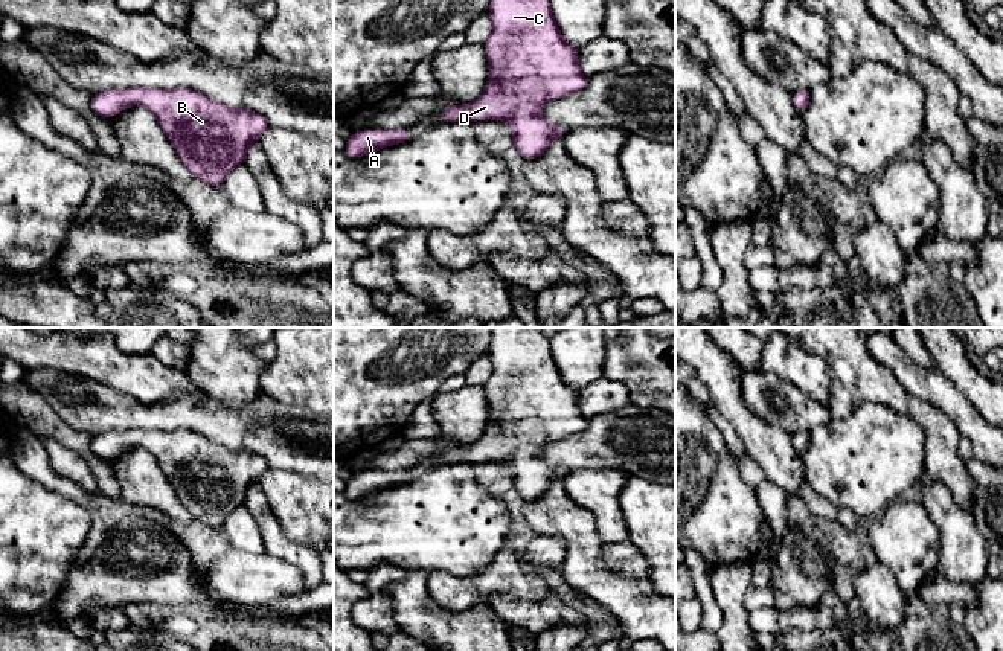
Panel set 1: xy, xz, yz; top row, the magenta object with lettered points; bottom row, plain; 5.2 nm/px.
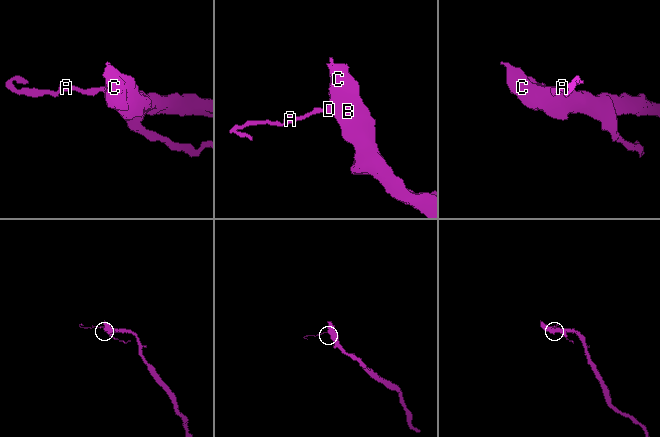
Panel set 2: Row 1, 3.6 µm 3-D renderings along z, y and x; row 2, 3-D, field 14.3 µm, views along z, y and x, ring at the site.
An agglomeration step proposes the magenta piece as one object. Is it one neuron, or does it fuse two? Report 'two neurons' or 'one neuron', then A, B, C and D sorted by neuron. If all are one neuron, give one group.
one neuron; groups A B C D

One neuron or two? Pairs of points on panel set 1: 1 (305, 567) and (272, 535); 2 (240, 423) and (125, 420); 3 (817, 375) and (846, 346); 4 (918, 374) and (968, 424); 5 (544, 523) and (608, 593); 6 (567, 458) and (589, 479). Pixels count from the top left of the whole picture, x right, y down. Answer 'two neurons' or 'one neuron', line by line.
1: one neuron
2: one neuron
3: two neurons
4: one neuron
5: one neuron
6: two neurons

